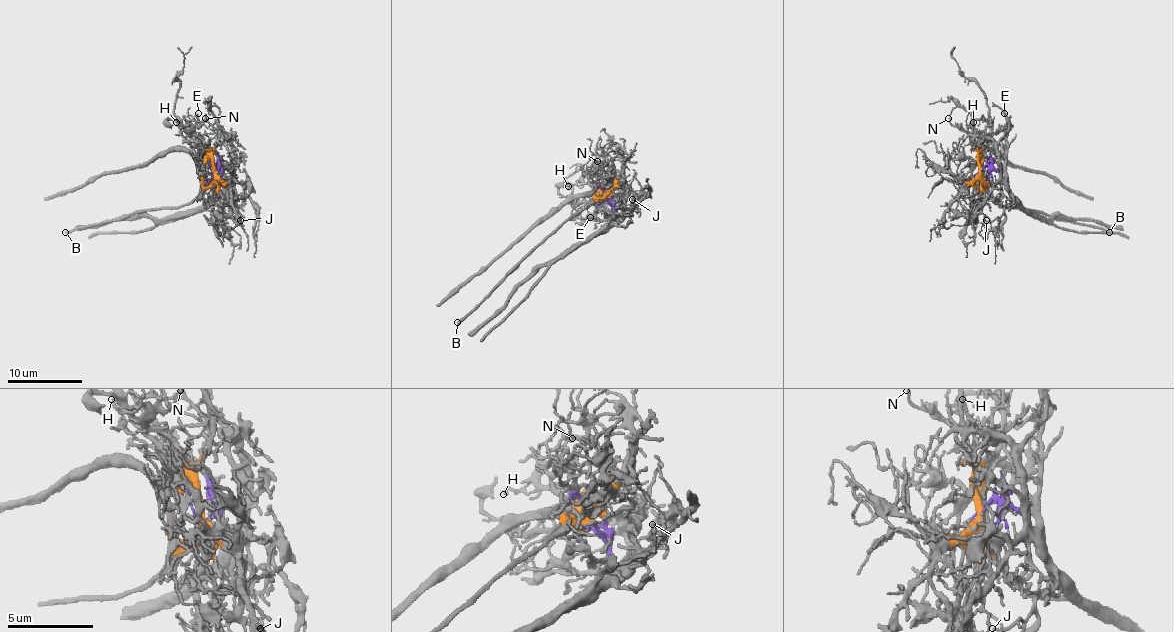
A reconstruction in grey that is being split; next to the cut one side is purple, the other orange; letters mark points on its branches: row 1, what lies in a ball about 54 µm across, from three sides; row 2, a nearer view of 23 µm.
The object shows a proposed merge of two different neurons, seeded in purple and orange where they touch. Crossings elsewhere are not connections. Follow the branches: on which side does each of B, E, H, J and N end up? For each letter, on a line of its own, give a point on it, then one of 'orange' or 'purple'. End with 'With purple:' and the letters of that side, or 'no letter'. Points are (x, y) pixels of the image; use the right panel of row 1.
B: place (1109, 232); orange
E: place (1004, 113); purple
H: place (973, 122); orange
J: place (986, 220); purple
N: place (948, 118); orange
With purple: E, J

